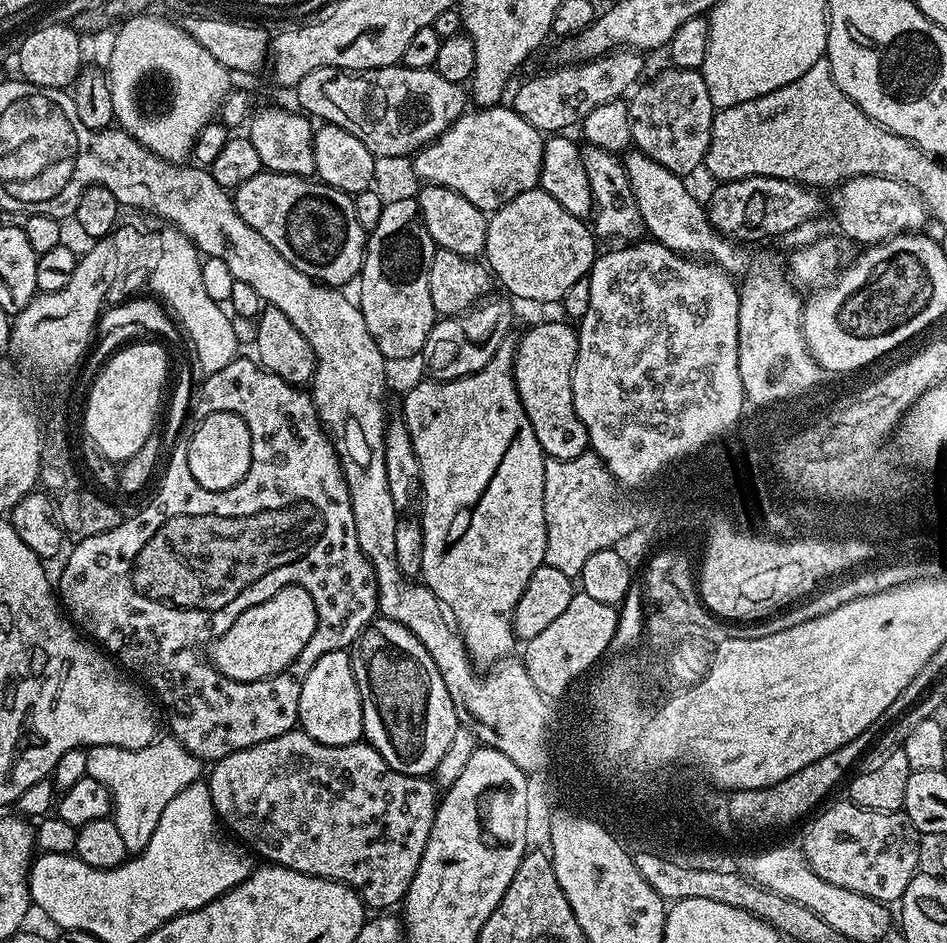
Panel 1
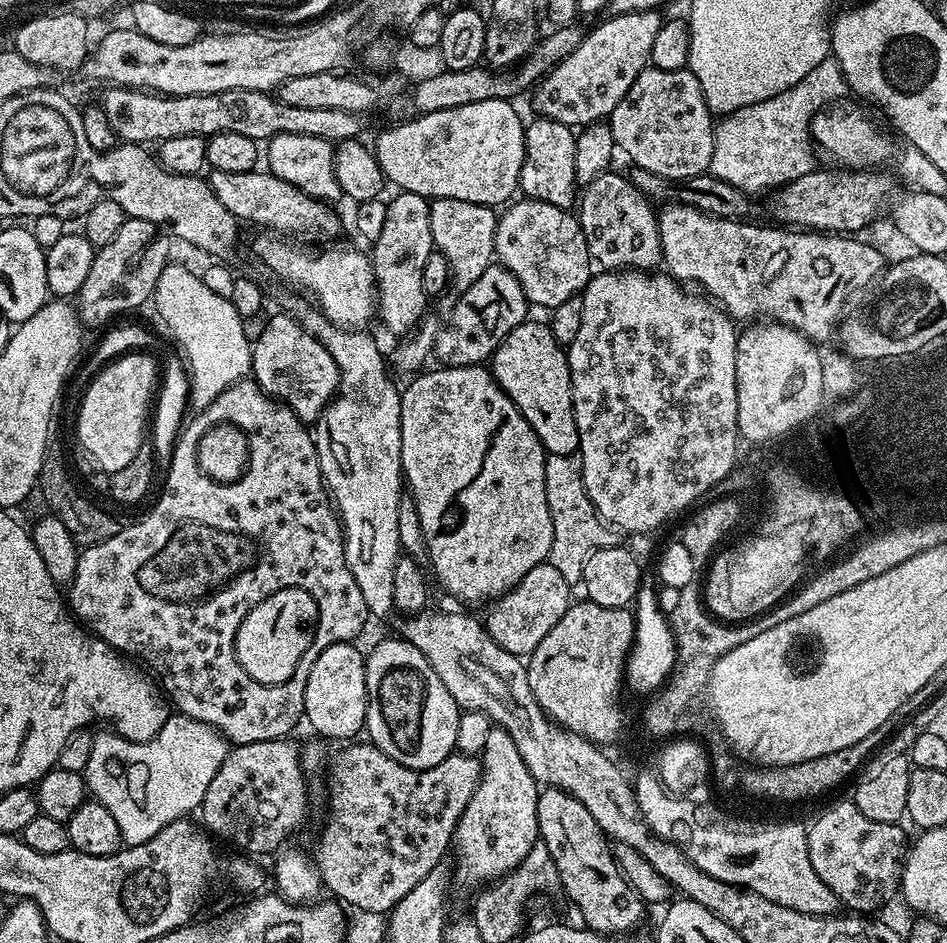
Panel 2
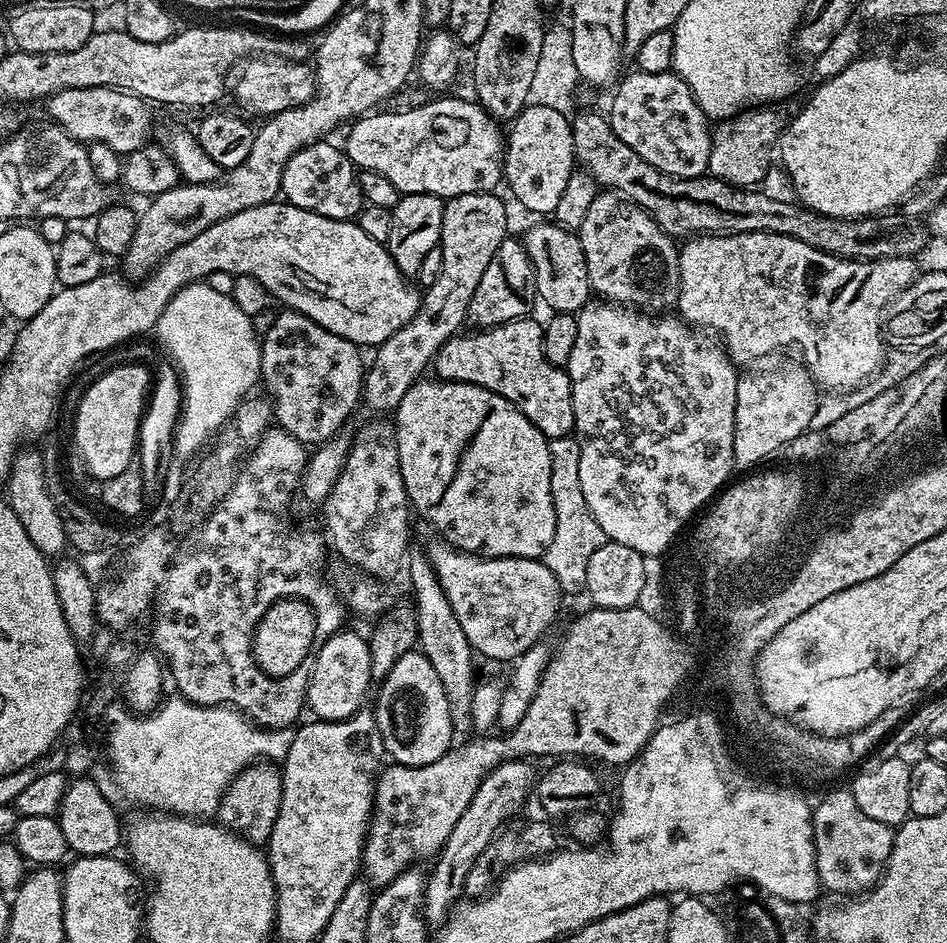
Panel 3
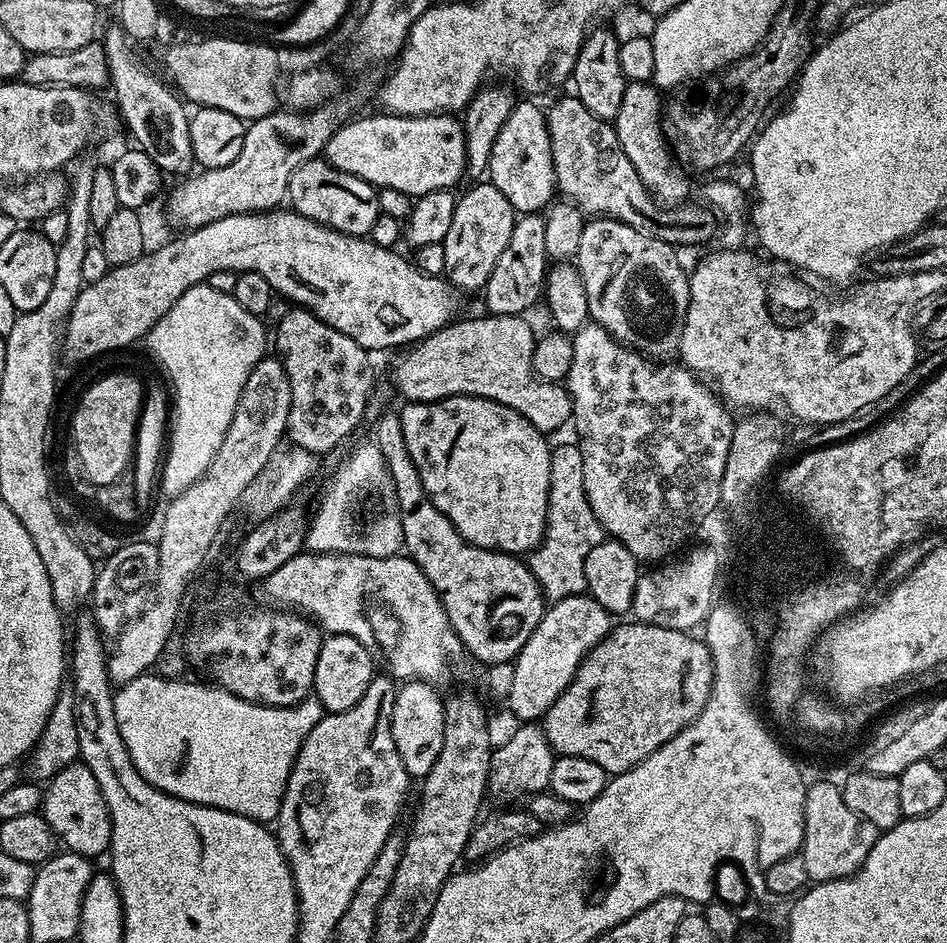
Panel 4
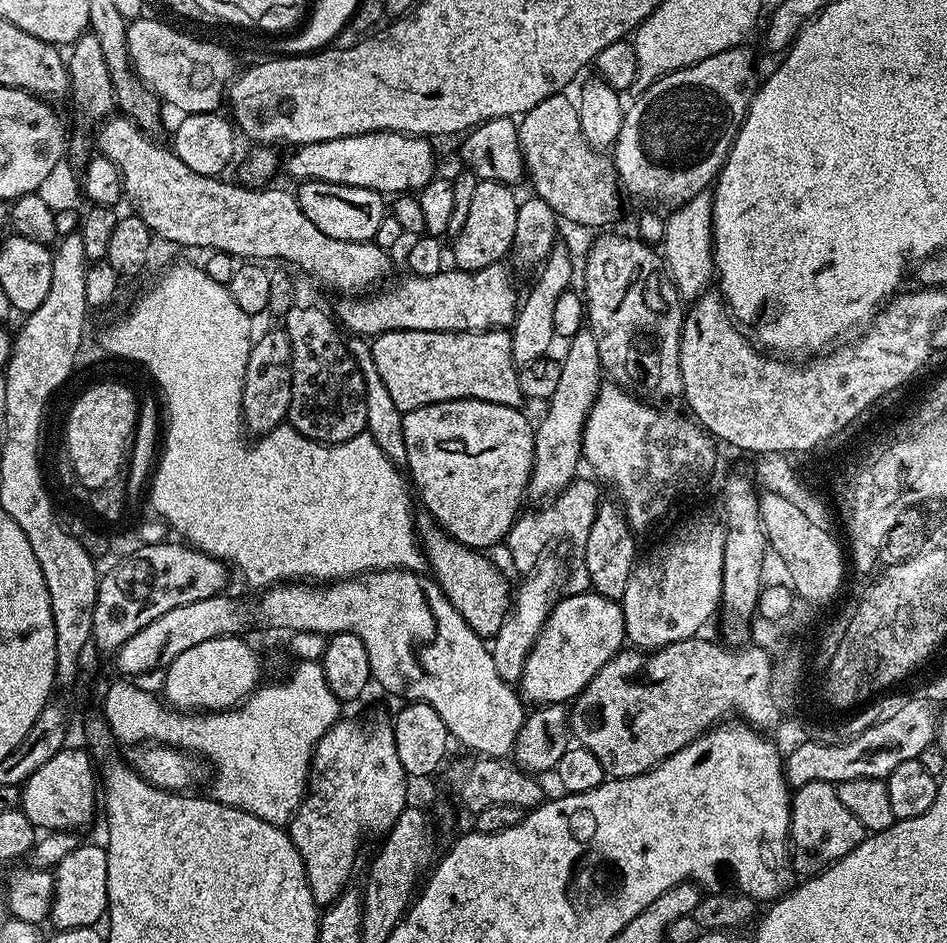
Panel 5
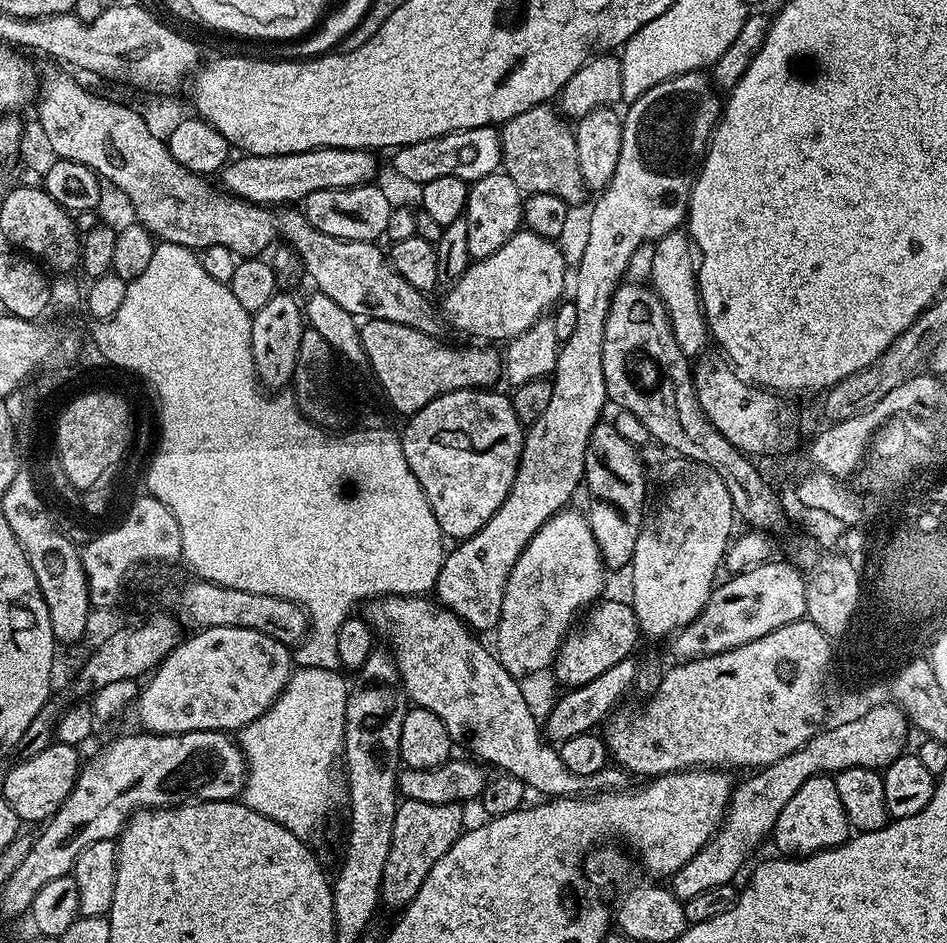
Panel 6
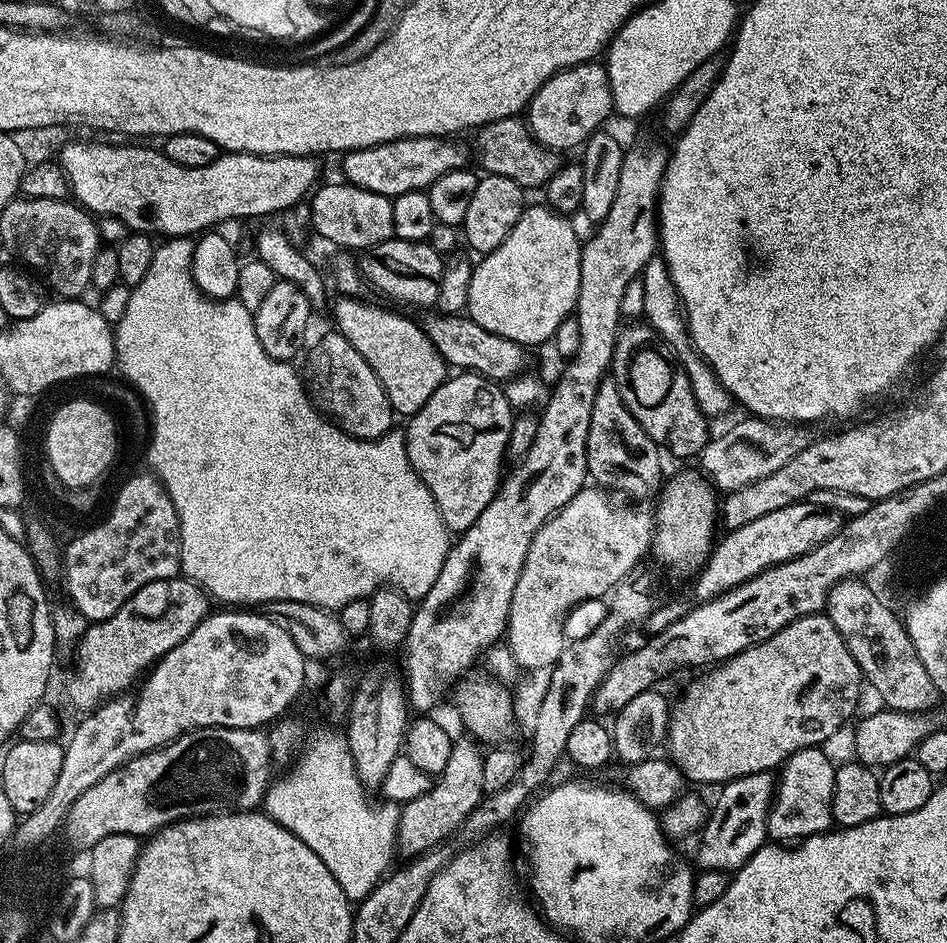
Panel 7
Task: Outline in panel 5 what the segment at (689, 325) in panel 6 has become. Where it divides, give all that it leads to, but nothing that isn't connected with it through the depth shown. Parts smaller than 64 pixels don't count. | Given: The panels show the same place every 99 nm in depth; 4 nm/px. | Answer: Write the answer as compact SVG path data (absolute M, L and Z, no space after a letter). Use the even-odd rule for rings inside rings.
M707 191L699 192L681 208L673 208L667 213L668 221L663 221L662 259L672 284L678 290L681 300L694 302L709 291L714 280L714 249L712 246L712 225L714 207Z

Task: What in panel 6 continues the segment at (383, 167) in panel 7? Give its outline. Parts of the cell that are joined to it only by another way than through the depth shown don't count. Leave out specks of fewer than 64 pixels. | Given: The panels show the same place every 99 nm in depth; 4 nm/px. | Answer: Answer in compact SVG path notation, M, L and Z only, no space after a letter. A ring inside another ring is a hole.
M495 127L467 128L450 134L442 134L438 138L426 138L422 142L405 144L391 153L392 168L404 180L415 186L426 182L434 182L434 178L457 176L466 181L481 180L486 174L497 171L501 167L500 134Z

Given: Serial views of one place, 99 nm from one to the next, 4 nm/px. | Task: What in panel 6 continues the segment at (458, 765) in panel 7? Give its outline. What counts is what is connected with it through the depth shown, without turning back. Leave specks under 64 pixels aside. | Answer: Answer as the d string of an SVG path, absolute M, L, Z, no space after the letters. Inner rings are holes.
M401 799L396 805L394 814L394 838L390 838L390 854L386 857L386 870L382 870L382 886L380 887L380 903L386 909L403 910L422 890L422 882L426 882L426 874L434 870L434 862L454 846L454 842L465 831L464 808L459 803L431 805L430 802Z

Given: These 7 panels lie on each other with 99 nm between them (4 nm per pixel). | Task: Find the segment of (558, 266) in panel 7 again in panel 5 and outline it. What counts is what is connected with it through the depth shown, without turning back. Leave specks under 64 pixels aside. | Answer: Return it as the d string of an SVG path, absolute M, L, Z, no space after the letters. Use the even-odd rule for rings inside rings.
M504 262L491 264L473 272L441 270L433 276L408 274L405 280L389 283L375 294L344 298L335 315L345 329L348 327L360 338L375 338L390 330L485 332L491 328L507 329L516 318L518 296L516 300L516 284L506 265Z

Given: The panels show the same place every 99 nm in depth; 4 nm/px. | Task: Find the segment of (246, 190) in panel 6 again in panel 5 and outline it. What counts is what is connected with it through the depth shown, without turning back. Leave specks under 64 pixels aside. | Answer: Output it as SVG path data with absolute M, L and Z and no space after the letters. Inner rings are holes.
M371 132L346 138L330 138L326 142L310 142L299 145L293 151L296 153L289 160L286 160L286 168L288 164L288 172L296 179L296 182L317 180L318 182L369 188L381 194L389 194L388 192L392 192L391 194L412 194L427 186L434 179L432 144L431 139L423 136L407 136L401 132Z

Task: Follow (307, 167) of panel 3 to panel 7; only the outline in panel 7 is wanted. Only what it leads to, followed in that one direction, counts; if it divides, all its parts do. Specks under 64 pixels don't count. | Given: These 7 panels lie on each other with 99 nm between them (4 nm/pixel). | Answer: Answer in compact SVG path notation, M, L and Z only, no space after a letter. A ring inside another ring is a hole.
M347 182L340 184L324 184L311 193L312 200L312 228L324 240L329 240L332 244L344 248L340 250L352 250L348 248L360 248L367 250L378 246L382 242L393 239L392 231L394 230L394 210L392 209L392 200L382 194L374 194L365 188L359 188Z

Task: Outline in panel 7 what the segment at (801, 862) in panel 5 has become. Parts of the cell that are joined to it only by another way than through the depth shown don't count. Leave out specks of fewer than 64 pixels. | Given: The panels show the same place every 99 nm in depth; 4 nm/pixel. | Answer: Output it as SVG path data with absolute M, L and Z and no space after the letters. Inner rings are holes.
M823 747L803 748L789 756L778 772L776 794L768 811L768 840L772 842L799 842L809 836L818 836L833 827L832 799L837 765L832 764Z

